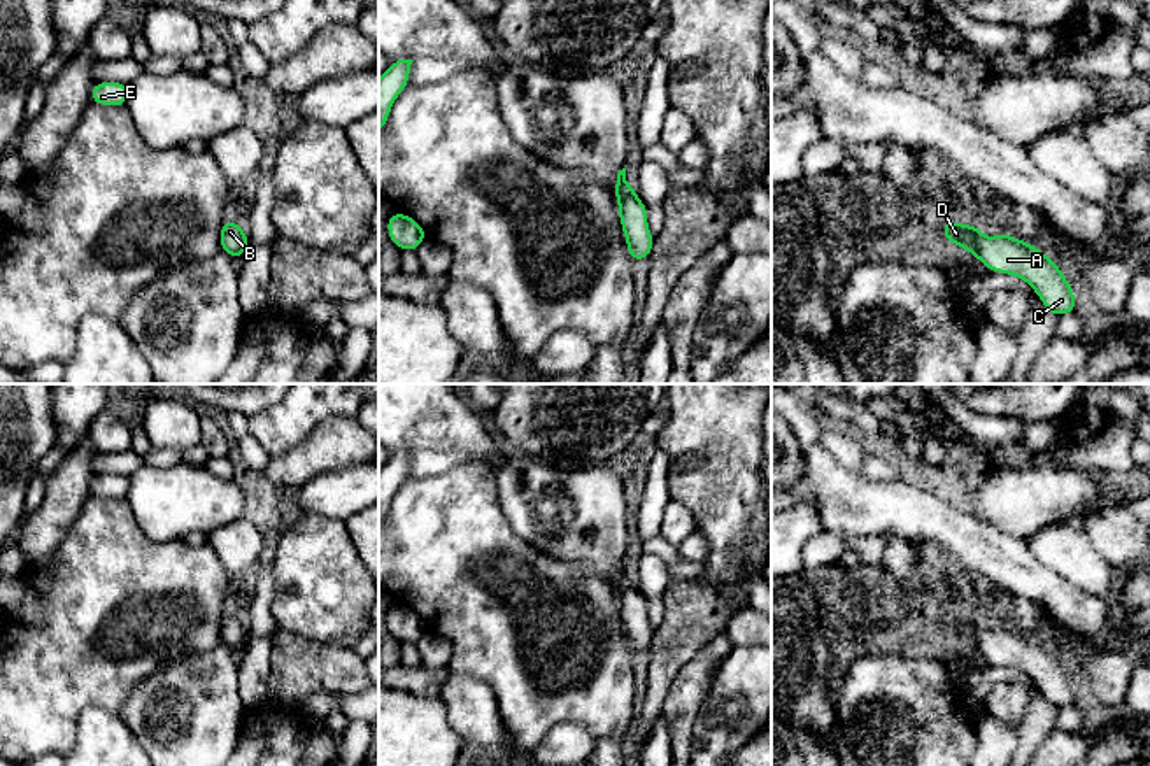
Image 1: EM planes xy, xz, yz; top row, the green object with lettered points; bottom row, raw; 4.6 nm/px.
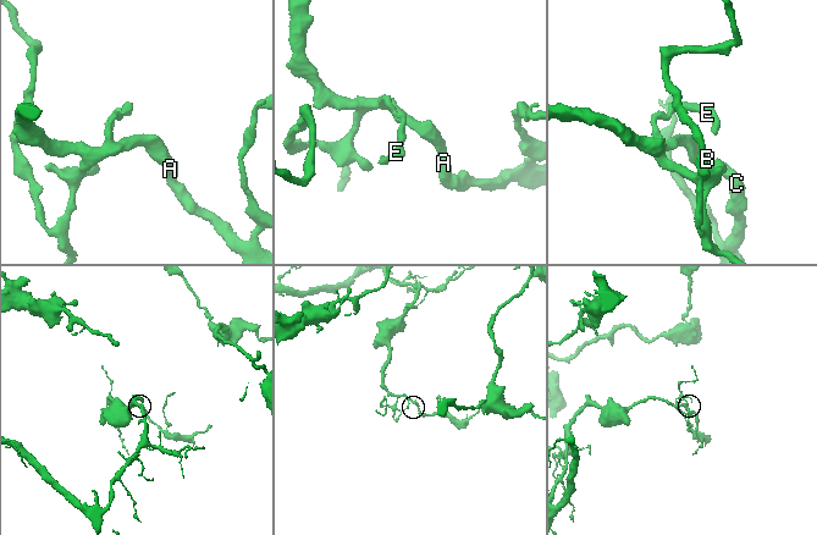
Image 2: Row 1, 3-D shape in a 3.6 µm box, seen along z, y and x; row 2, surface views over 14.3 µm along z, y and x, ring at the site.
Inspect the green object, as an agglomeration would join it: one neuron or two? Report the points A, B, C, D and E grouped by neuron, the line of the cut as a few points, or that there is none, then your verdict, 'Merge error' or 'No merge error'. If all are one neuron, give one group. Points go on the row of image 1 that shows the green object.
Groups: A B C D E. No split. No merge error

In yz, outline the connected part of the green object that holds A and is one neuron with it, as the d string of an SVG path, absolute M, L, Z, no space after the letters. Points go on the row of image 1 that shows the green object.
M947 221L941 231L948 244L966 247L990 272L1026 280L1054 317L1075 314L1076 300L1068 277L1033 244L1003 231L985 238L982 228L959 221Z

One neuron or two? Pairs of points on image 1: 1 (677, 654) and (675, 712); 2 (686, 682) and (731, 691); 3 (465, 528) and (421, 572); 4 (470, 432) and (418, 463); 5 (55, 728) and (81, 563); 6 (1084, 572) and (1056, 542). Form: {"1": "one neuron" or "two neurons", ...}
{"1": "two neurons", "2": "two neurons", "3": "one neuron", "4": "two neurons", "5": "one neuron", "6": "one neuron"}

